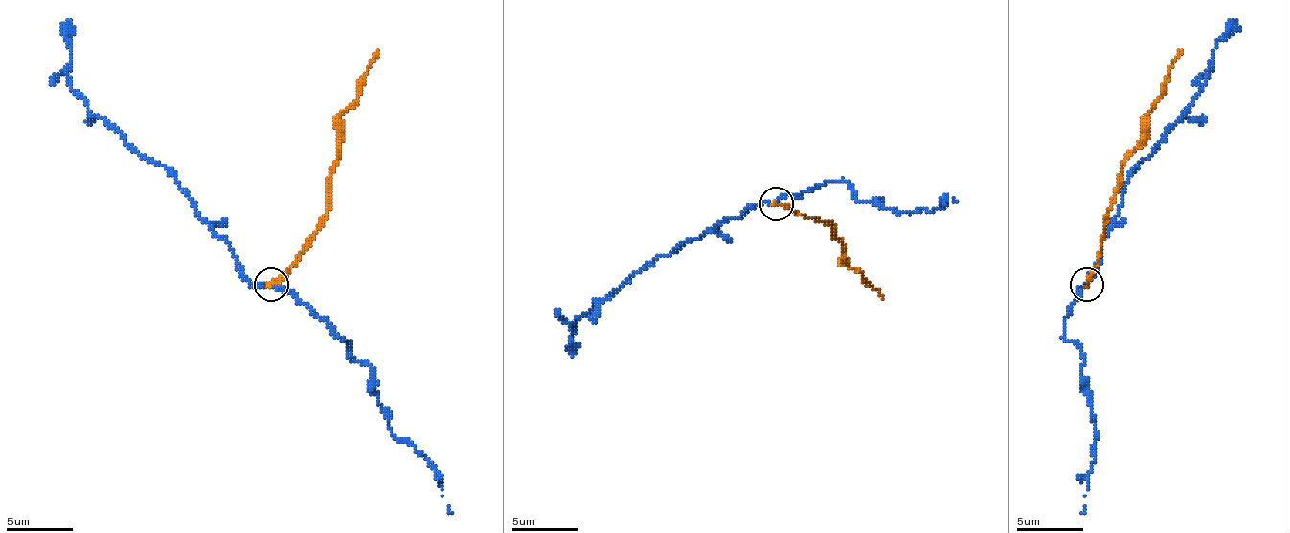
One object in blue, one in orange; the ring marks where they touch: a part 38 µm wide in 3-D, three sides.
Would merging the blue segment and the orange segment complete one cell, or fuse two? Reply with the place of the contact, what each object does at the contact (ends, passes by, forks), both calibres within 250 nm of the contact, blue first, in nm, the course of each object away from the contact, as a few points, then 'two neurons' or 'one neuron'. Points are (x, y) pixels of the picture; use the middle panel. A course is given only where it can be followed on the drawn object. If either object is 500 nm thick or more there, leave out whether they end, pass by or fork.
(775, 204) | blue passes by | orange ends | 140/190 nm | blue via (774, 205), (754, 205), (741, 218), (727, 218), (704, 235), (646, 262), (575, 319), (572, 353) | orange via (774, 205), (832, 225), (839, 239), (842, 259), (883, 299) | two neurons

